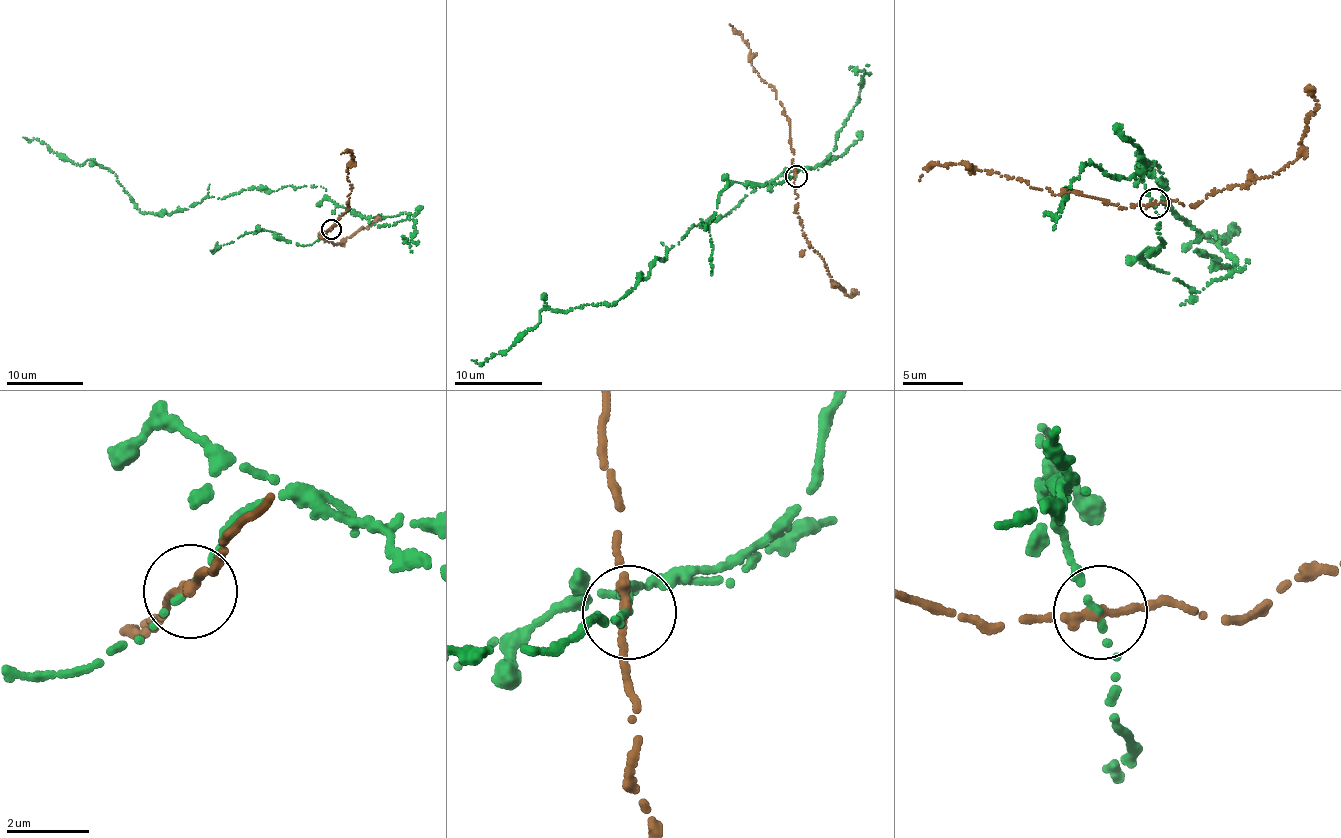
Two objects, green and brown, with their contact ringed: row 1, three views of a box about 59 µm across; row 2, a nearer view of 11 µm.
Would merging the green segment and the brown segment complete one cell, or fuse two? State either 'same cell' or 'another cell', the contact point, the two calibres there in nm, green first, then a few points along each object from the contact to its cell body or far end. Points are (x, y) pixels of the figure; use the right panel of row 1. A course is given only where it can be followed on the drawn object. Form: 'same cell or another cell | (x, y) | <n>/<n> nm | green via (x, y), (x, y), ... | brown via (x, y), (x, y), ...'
another cell | (1154, 203) | 170/220 nm | green via (1153, 203), (1135, 152), (1197, 249), (1230, 269), (1213, 233), (1200, 236), (1227, 233) | brown via (1153, 203), (1126, 208), (1076, 194), (1031, 187), (1025, 181), (960, 163), (923, 169), (920, 180)

